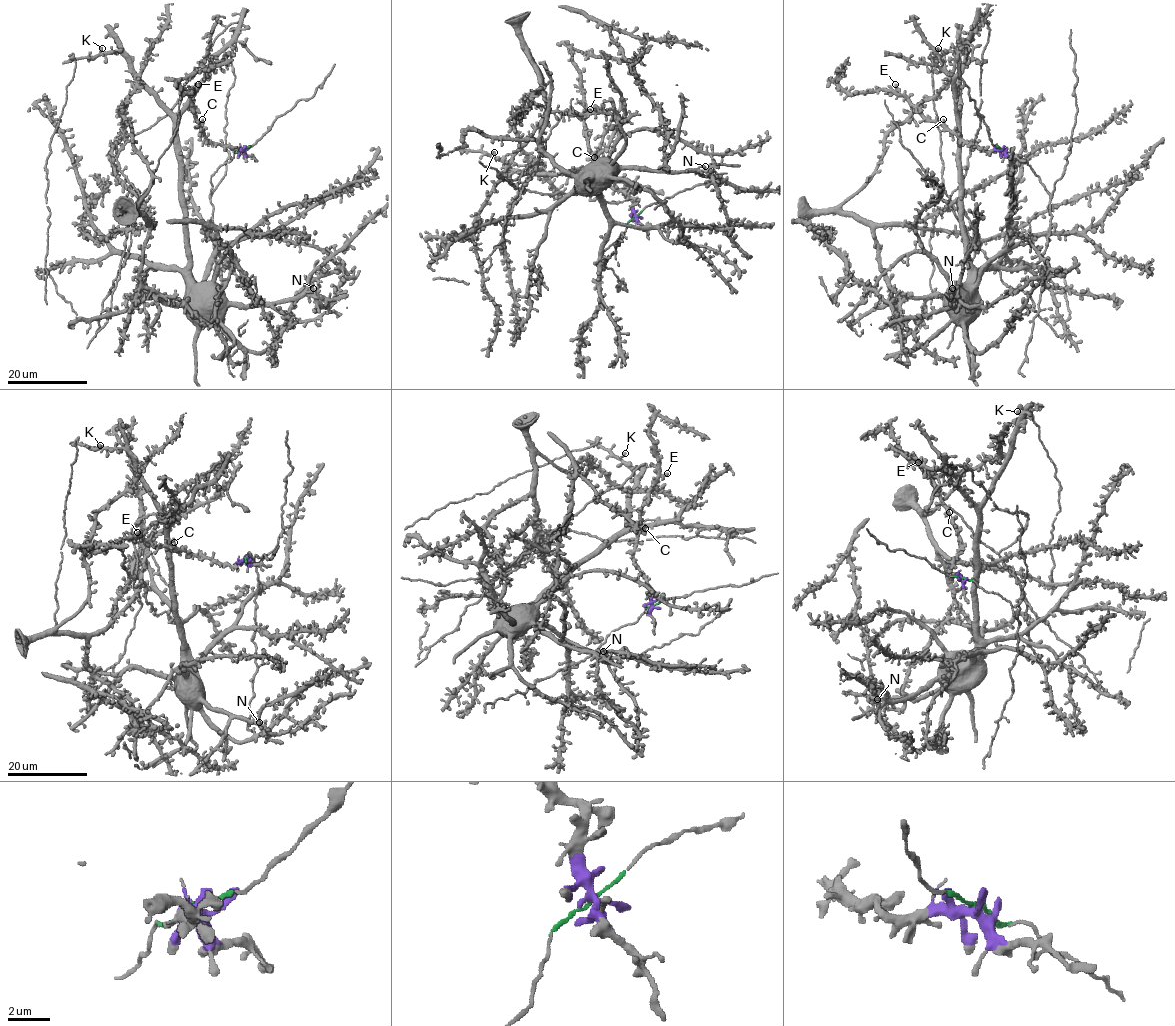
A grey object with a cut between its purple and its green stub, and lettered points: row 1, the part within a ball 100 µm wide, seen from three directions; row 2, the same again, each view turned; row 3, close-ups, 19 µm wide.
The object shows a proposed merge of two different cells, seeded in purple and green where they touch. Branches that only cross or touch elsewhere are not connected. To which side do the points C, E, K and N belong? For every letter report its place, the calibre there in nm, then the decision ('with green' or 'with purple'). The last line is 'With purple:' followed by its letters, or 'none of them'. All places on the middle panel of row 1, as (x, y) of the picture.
C: (594, 157) | 200 nm | with purple
E: (590, 109) | 400 nm | with purple
K: (494, 152) | 320 nm | with green
N: (705, 166) | 360 nm | with green
With purple: C, E

